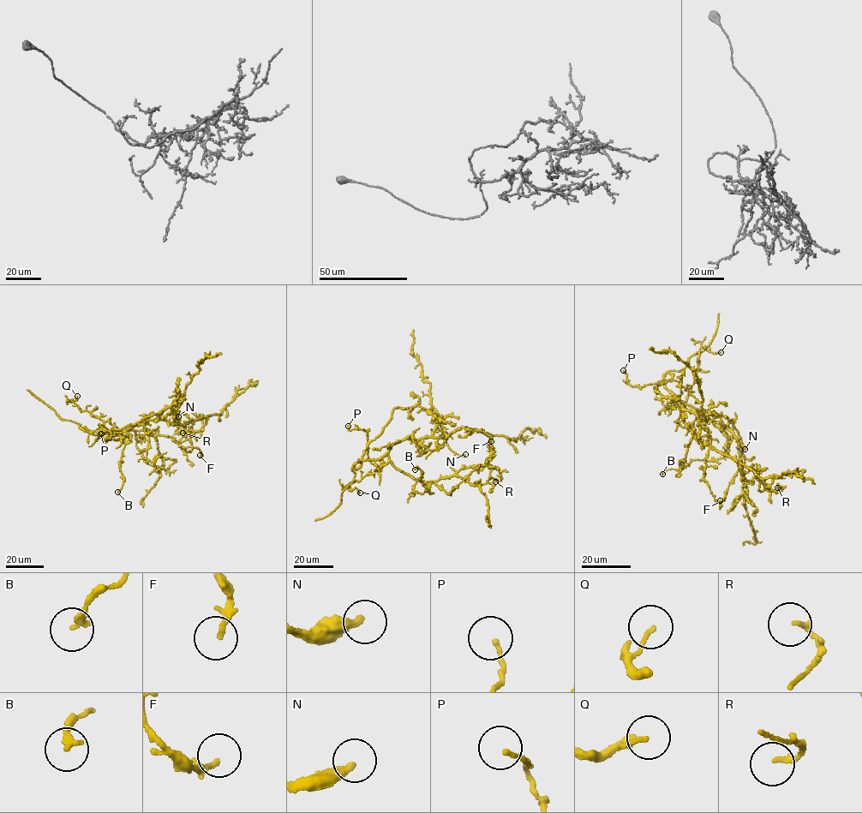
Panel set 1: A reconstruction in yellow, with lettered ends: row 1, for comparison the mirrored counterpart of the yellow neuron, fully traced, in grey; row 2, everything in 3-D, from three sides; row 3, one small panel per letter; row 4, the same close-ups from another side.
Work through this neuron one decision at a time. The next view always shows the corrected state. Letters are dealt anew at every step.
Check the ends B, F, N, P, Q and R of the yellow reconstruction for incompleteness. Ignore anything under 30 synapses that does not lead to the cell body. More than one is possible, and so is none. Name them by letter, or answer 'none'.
none

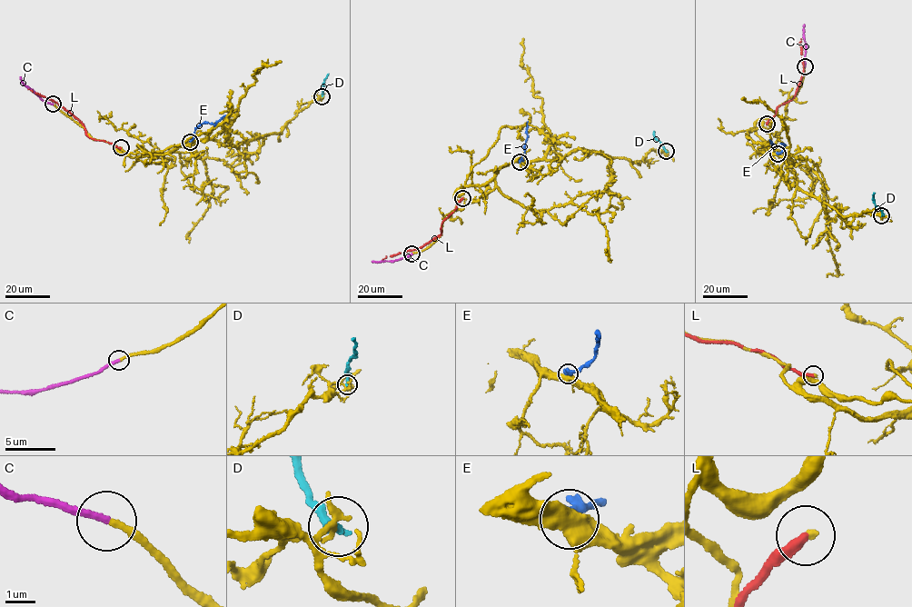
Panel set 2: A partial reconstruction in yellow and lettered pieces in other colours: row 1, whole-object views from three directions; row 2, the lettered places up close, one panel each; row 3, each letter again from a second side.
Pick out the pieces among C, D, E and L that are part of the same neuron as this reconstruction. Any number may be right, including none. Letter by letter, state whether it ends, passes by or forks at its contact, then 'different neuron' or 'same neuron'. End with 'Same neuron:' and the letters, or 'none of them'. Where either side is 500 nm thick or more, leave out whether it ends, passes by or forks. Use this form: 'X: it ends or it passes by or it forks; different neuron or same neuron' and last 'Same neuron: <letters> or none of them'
C: it ends; same neuron
D: it ends; different neuron
E: different neuron
L: it ends; different neuron
Same neuron: C

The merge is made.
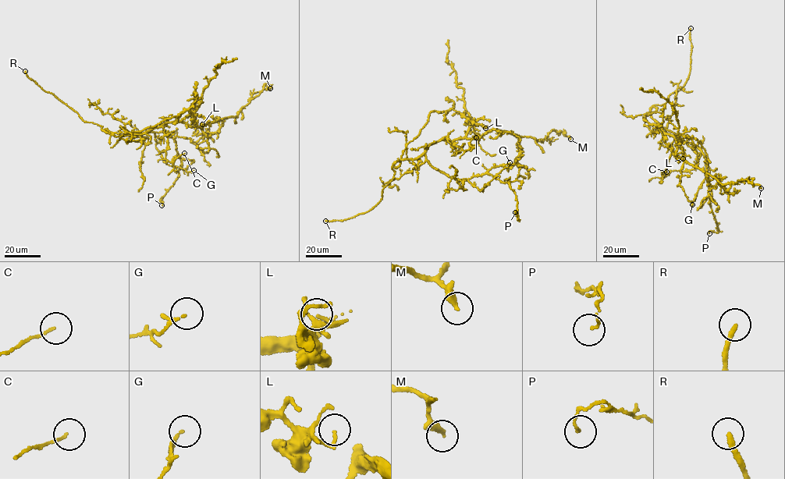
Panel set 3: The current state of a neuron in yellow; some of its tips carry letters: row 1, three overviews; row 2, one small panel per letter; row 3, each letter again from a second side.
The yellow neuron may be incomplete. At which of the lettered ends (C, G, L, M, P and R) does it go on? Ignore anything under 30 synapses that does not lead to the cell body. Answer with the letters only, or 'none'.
R

